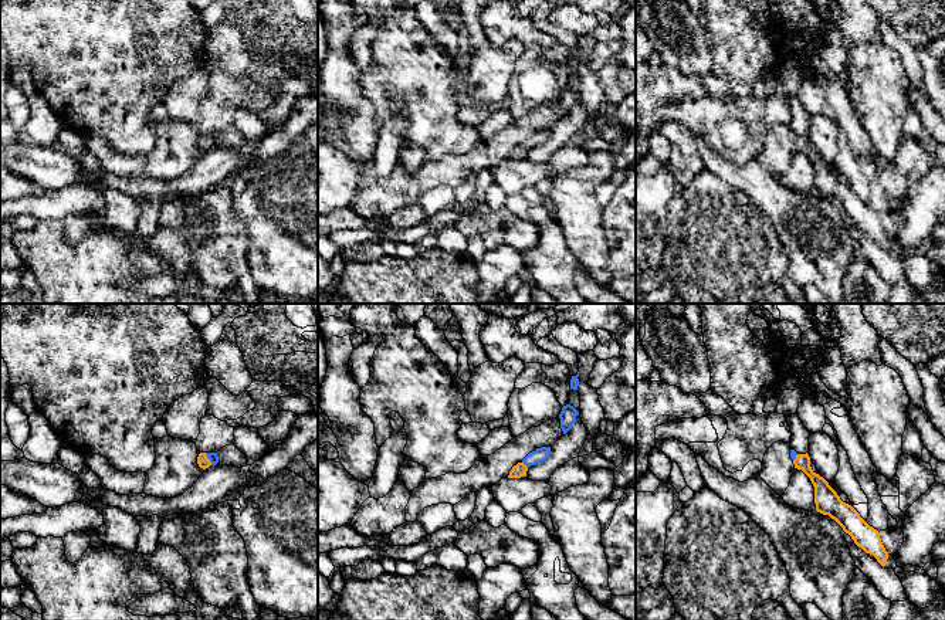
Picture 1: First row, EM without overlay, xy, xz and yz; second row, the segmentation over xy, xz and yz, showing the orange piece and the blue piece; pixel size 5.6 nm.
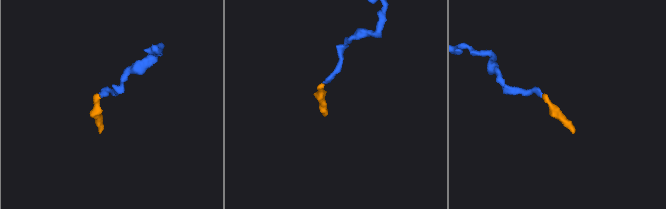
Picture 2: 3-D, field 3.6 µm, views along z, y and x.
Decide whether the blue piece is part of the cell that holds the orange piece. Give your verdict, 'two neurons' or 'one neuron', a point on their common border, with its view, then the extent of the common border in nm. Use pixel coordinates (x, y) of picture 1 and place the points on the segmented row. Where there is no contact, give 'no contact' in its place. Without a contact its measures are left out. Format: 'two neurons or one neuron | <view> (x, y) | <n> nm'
one neuron | xz (524, 464) | 50 nm

